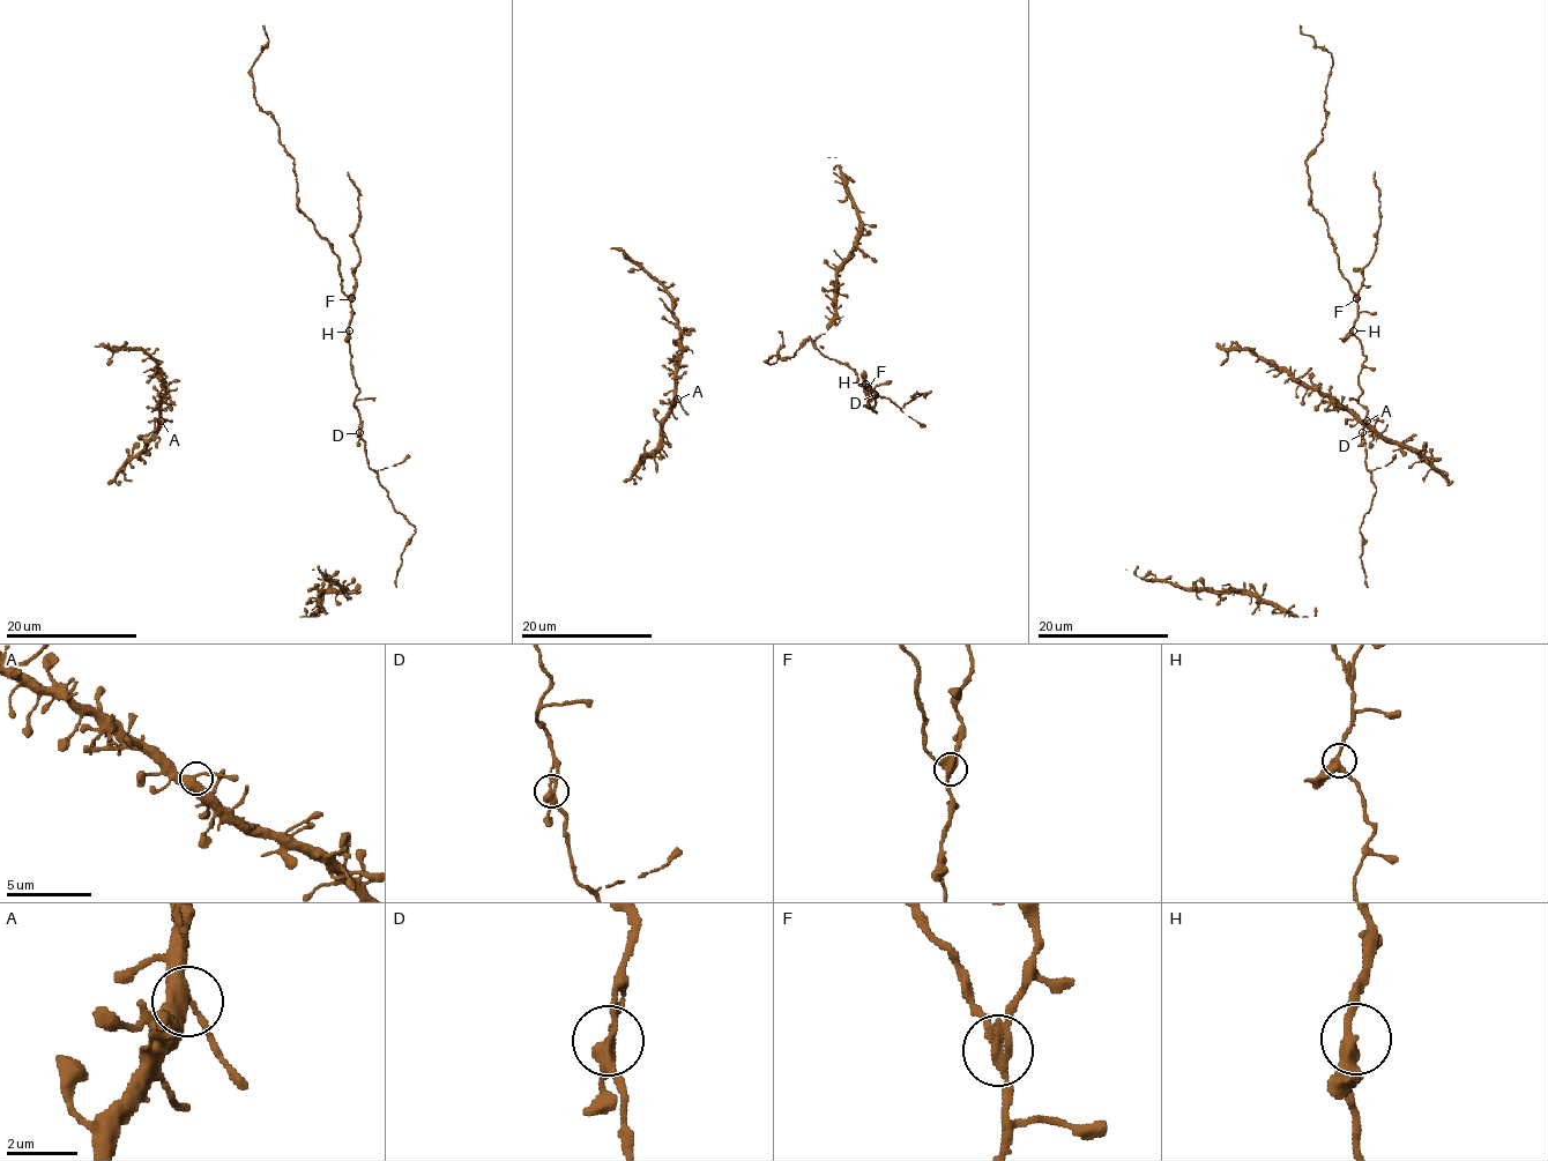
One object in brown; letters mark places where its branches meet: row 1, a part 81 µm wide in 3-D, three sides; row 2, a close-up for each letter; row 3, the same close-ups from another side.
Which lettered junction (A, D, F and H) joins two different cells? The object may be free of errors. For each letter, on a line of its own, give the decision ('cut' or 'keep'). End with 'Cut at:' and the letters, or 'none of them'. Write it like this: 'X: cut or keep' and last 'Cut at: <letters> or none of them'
A: keep
D: keep
F: cut
H: keep
Cut at: F

